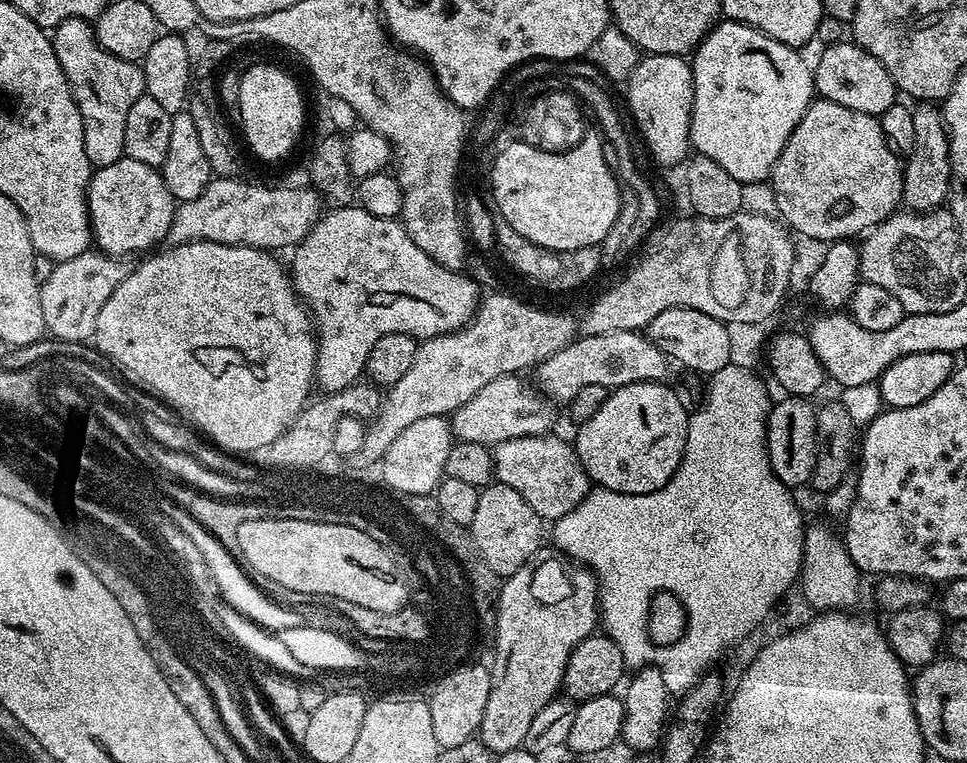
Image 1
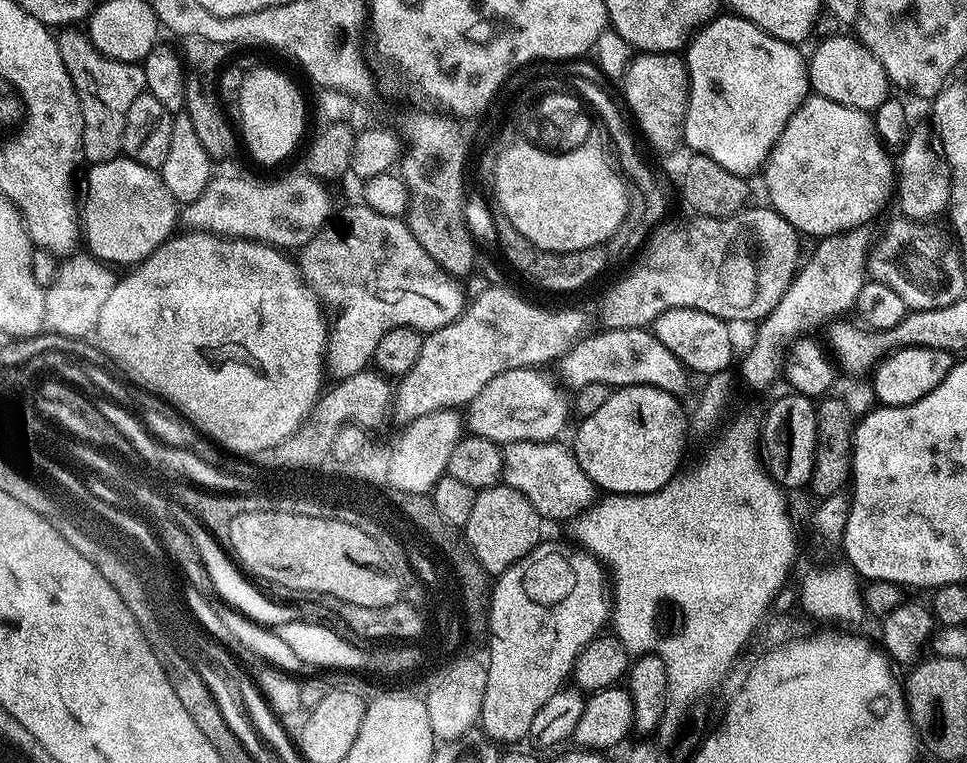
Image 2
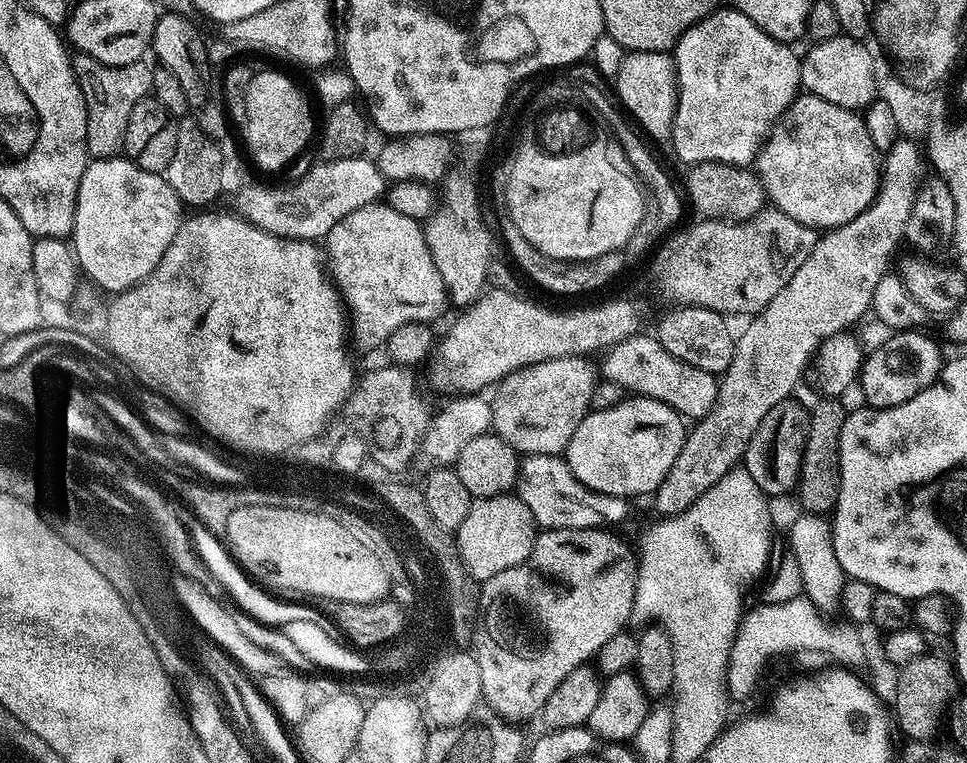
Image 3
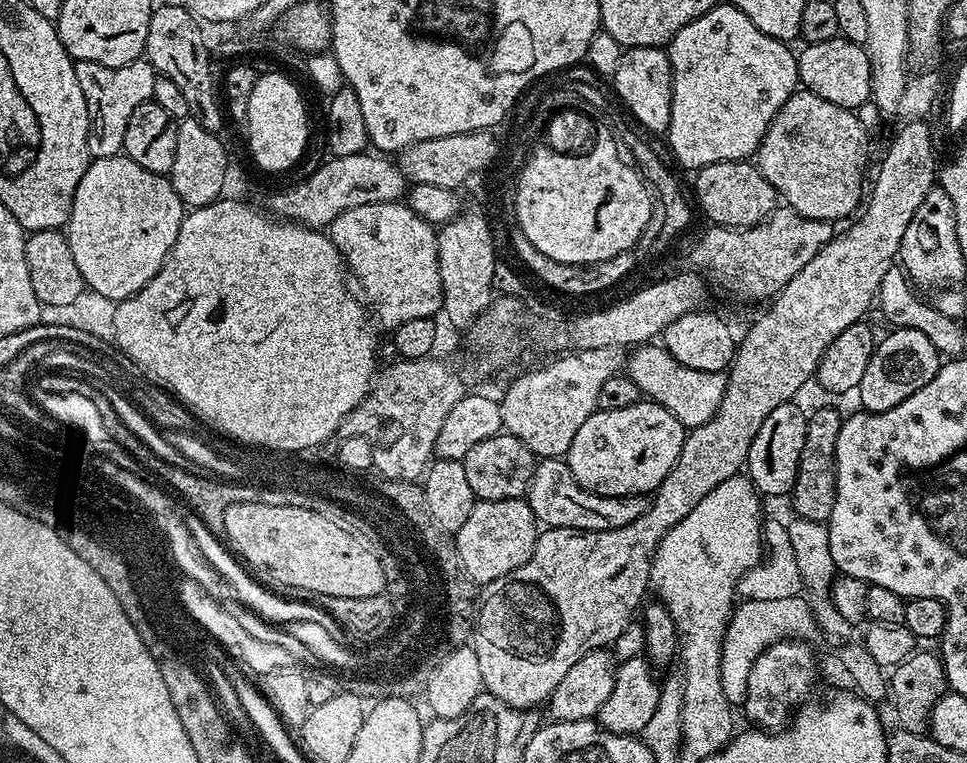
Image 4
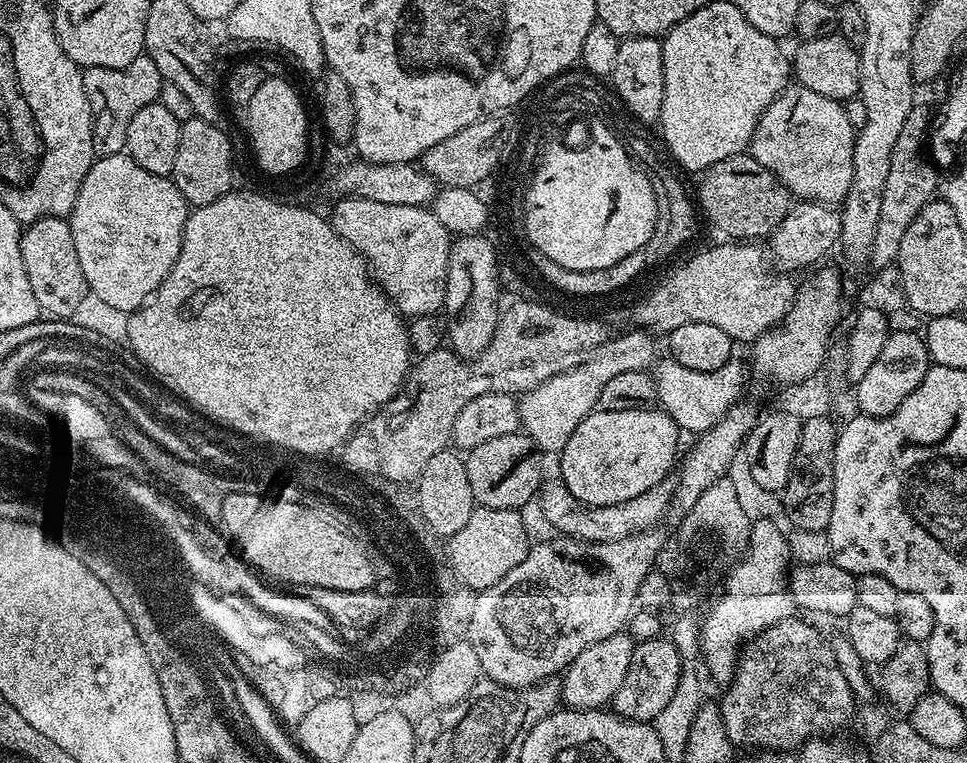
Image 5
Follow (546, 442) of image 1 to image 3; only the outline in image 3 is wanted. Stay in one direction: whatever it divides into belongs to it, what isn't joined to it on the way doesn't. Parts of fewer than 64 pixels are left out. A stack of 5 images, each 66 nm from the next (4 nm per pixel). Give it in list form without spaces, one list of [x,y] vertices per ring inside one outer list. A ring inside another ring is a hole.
[[[563,455],[524,456],[520,461],[520,475],[515,491],[535,518],[541,529],[549,528],[599,528],[612,526],[628,514],[629,501],[622,496],[611,496],[590,490],[570,470]]]

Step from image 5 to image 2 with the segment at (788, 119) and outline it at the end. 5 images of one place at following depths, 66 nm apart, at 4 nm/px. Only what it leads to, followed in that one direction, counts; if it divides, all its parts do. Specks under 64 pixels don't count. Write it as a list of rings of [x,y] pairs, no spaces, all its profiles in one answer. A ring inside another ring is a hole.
[[[809,95],[800,103],[790,122],[786,122],[768,156],[768,163],[762,169],[764,184],[768,187],[767,203],[805,237],[836,236],[851,228],[871,225],[871,220],[887,206],[888,199],[893,199],[894,185],[898,180],[893,157],[888,156],[891,156],[889,149],[880,141],[875,119],[869,113],[830,102],[830,98]]]

